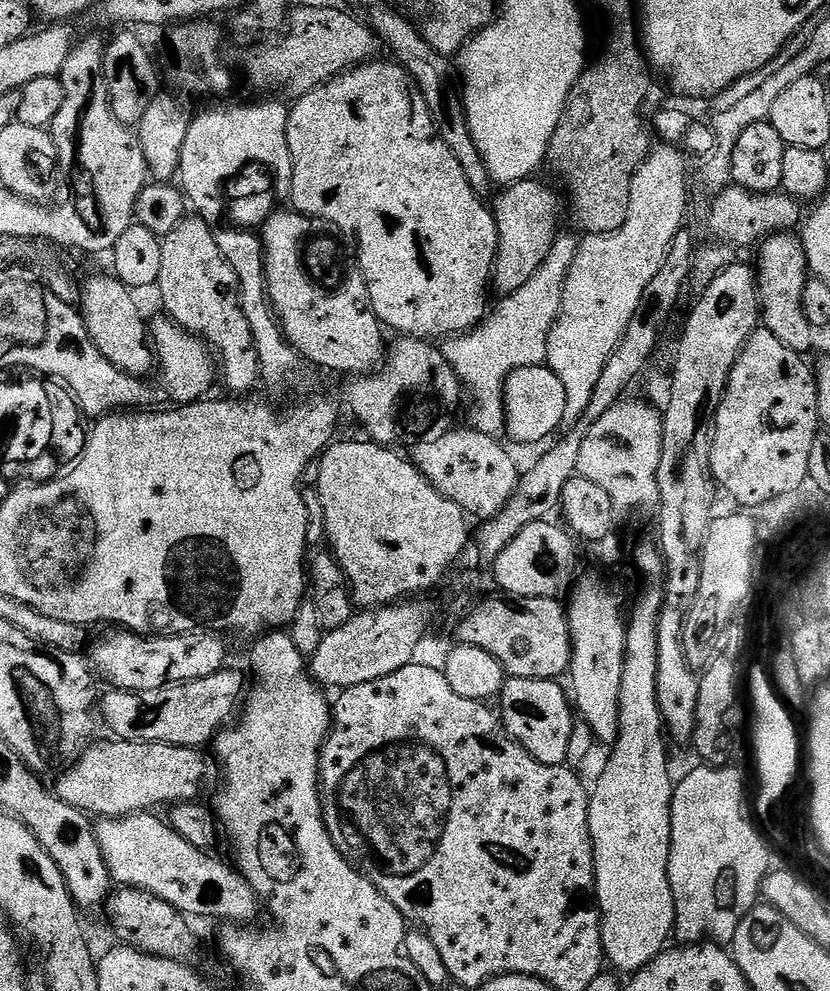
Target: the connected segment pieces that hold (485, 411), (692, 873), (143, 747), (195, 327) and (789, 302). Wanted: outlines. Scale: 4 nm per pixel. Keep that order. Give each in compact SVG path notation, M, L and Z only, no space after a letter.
M561 235L554 242L546 262L534 270L530 282L517 292L507 293L500 305L493 307L475 328L445 339L442 344L444 357L456 371L460 383L472 391L472 404L476 413L470 421L473 429L491 434L500 434L506 428L504 411L504 383L515 368L527 364L544 364L548 359L548 335L560 313L562 294L570 266L580 248L580 240Z
M704 762L701 768L696 768L693 772L688 772L684 777L679 777L678 783L672 789L672 837L670 838L670 862L668 863L668 877L670 878L670 890L674 898L674 910L676 911L676 923L674 925L675 935L681 936L681 941L696 942L707 932L712 932L727 916L736 916L743 918L752 911L753 905L757 903L761 891L756 888L756 883L763 882L764 876L770 871L770 866L765 861L766 854L769 850L765 847L765 838L756 836L755 829L748 824L747 815L743 809L743 797L740 795L740 784L742 774L733 766L726 768L711 768L711 763Z
M111 739L104 740L101 744L89 743L79 753L75 761L77 764L61 774L60 781L54 785L54 791L60 799L85 814L127 814L133 810L155 809L155 804L162 804L166 800L192 802L199 797L196 795L199 794L200 787L204 784L204 775L208 772L208 764L204 761L200 748L187 748L181 744L159 744L151 740Z
M195 219L181 220L180 225L163 237L162 274L158 274L163 311L187 332L194 333L211 345L222 369L222 380L232 391L229 393L248 394L256 379L261 379L262 373L250 322L246 322L246 314L242 314L240 309L240 280L222 254L216 232L208 221Z
M791 231L777 232L759 245L760 264L758 263L758 283L760 286L760 311L763 327L770 330L790 350L808 354L812 348L814 329L806 318L804 291L810 278L808 259L804 253L804 241Z

